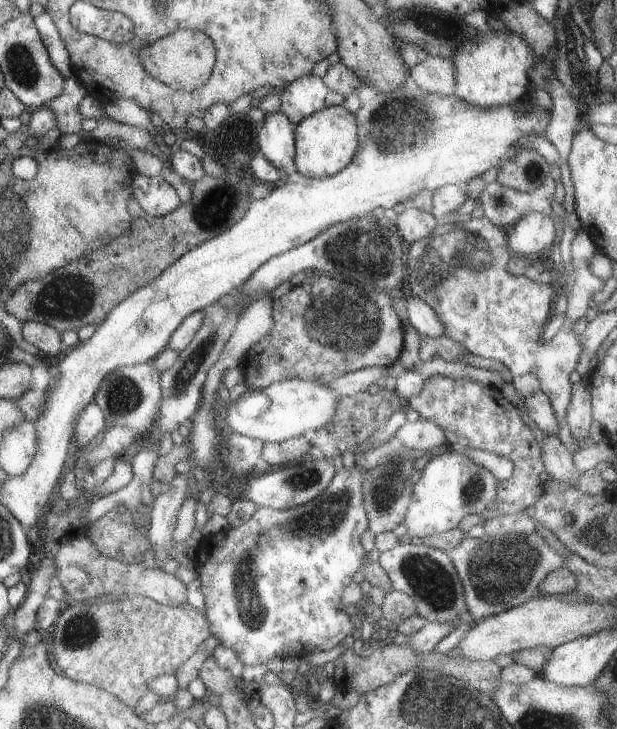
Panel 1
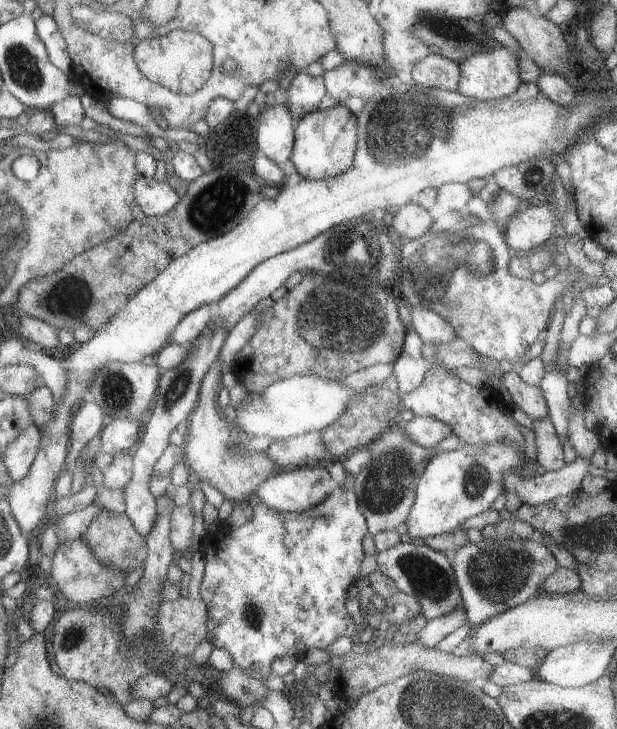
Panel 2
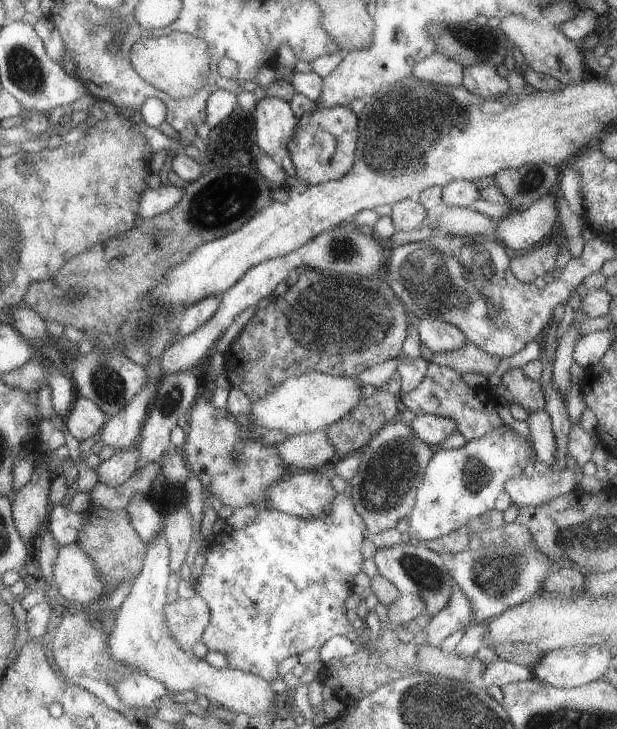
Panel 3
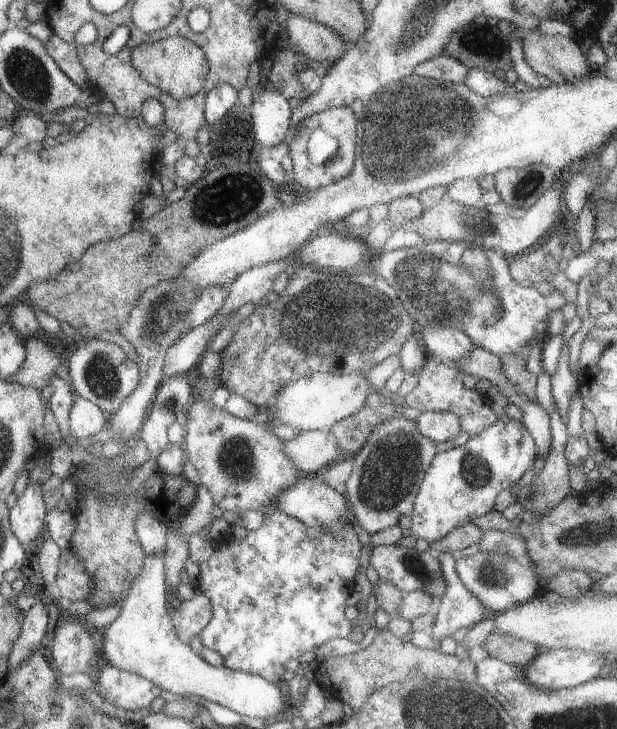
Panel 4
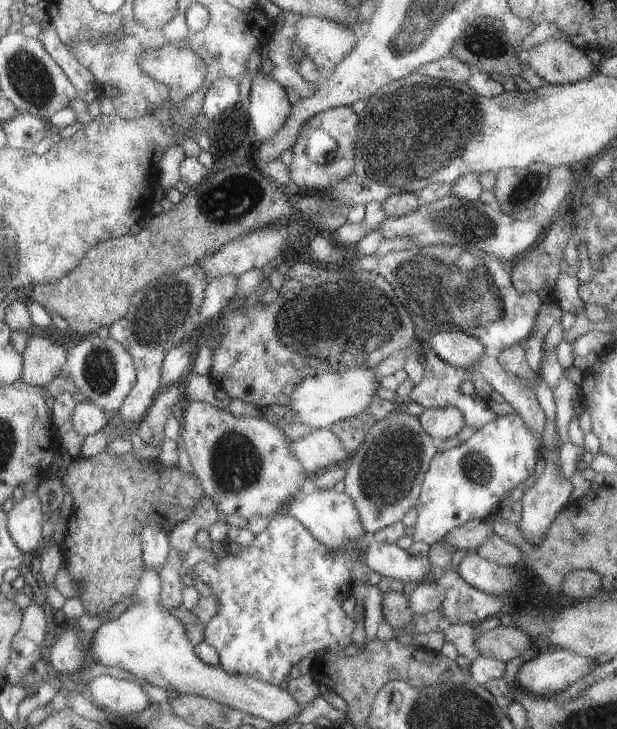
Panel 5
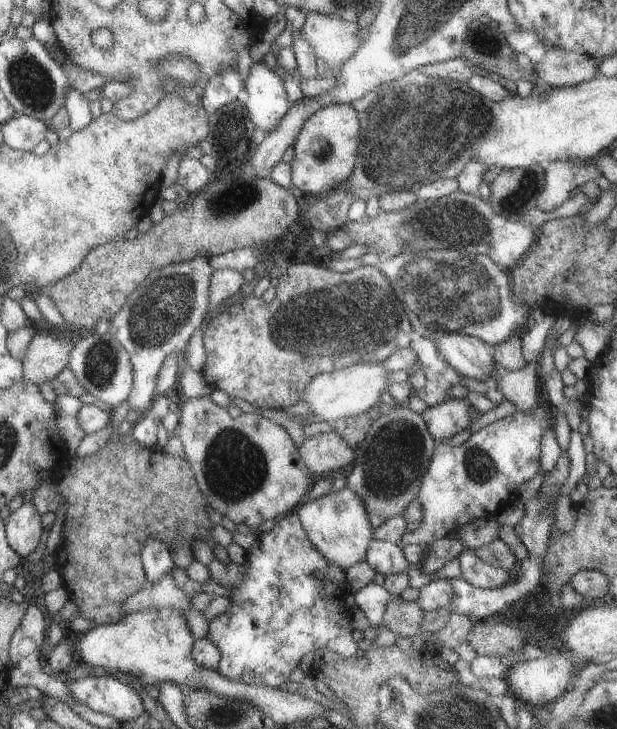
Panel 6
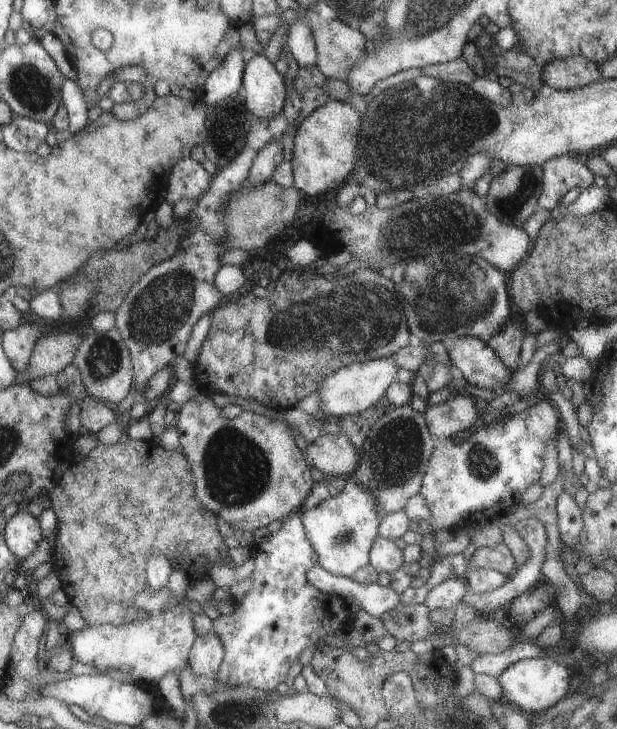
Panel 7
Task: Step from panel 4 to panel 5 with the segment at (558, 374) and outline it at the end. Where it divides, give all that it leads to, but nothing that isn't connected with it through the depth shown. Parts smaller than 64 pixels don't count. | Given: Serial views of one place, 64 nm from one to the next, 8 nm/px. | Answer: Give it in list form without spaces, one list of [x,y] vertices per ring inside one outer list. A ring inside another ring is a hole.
[[[565,376],[557,380],[557,384],[551,390],[554,400],[554,429],[559,434],[561,444],[569,440],[567,436],[567,426],[571,420],[572,413],[575,412],[576,395],[578,388],[569,382]]]

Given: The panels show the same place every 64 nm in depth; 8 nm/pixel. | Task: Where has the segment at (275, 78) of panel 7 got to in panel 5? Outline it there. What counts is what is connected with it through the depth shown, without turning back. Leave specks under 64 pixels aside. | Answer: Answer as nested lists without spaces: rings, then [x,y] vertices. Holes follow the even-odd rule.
[[[258,72],[250,81],[245,108],[254,136],[263,143],[283,128],[290,104],[285,90],[267,74]]]

